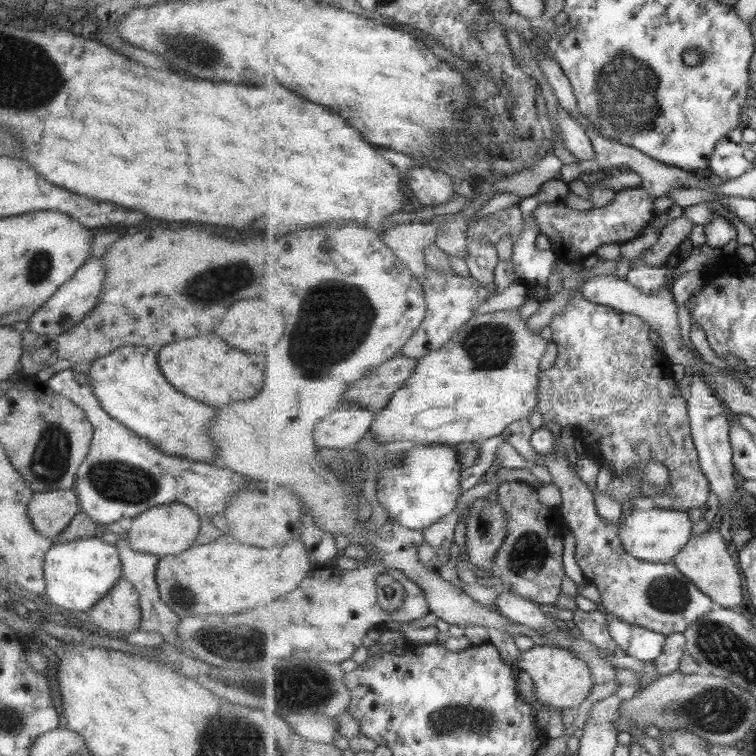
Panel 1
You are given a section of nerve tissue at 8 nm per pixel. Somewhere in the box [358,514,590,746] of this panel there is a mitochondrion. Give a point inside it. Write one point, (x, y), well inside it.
(445, 722)

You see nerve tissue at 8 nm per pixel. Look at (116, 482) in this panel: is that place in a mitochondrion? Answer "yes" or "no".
yes

